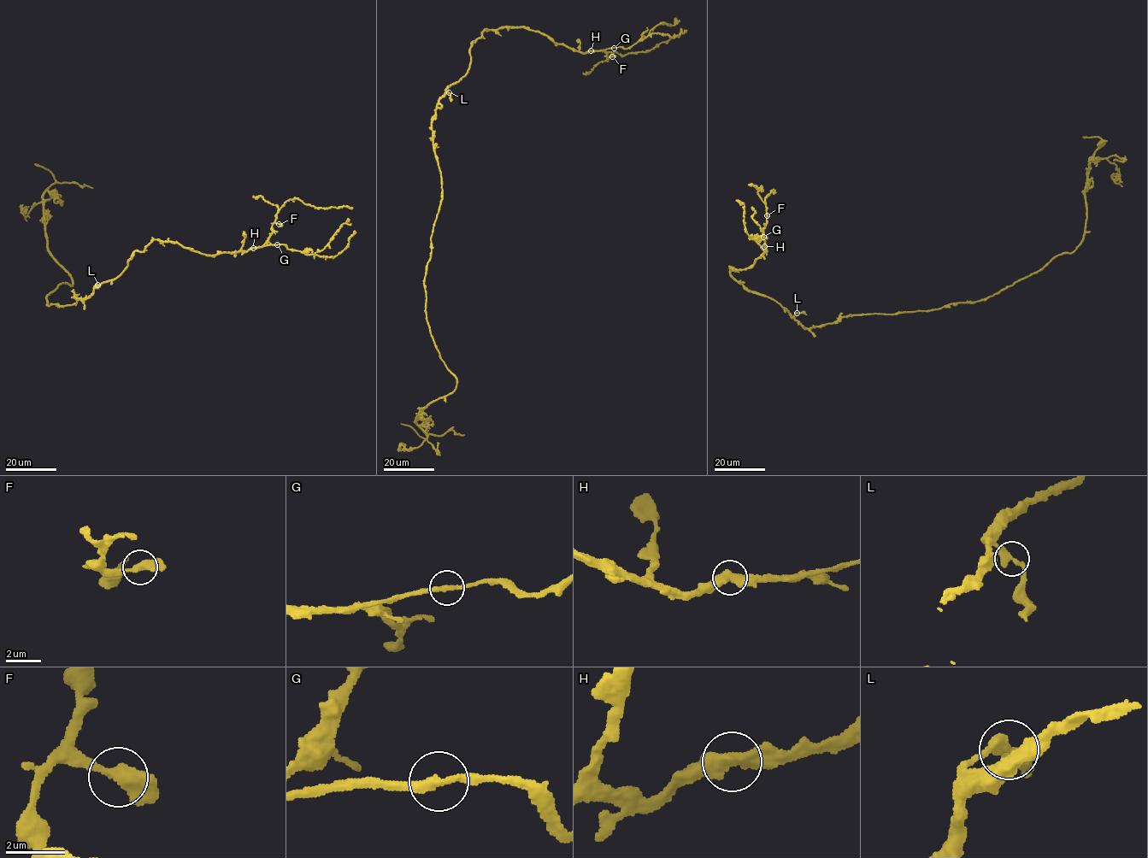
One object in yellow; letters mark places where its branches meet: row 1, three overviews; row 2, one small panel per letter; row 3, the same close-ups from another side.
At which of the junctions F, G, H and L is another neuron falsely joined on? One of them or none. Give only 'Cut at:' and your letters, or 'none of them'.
Cut at: none of them

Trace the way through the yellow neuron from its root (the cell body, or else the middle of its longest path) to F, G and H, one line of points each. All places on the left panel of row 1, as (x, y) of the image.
F: (76, 296), (87, 298), (114, 279), (136, 250), (156, 239), (214, 255), (261, 247), (272, 225), (279, 224)
G: (76, 296), (87, 298), (101, 283), (114, 279), (136, 250), (143, 251), (156, 239), (214, 255), (277, 244)
H: (76, 296), (87, 298), (101, 283), (114, 279), (136, 250), (143, 251), (156, 239), (214, 255), (253, 248)

